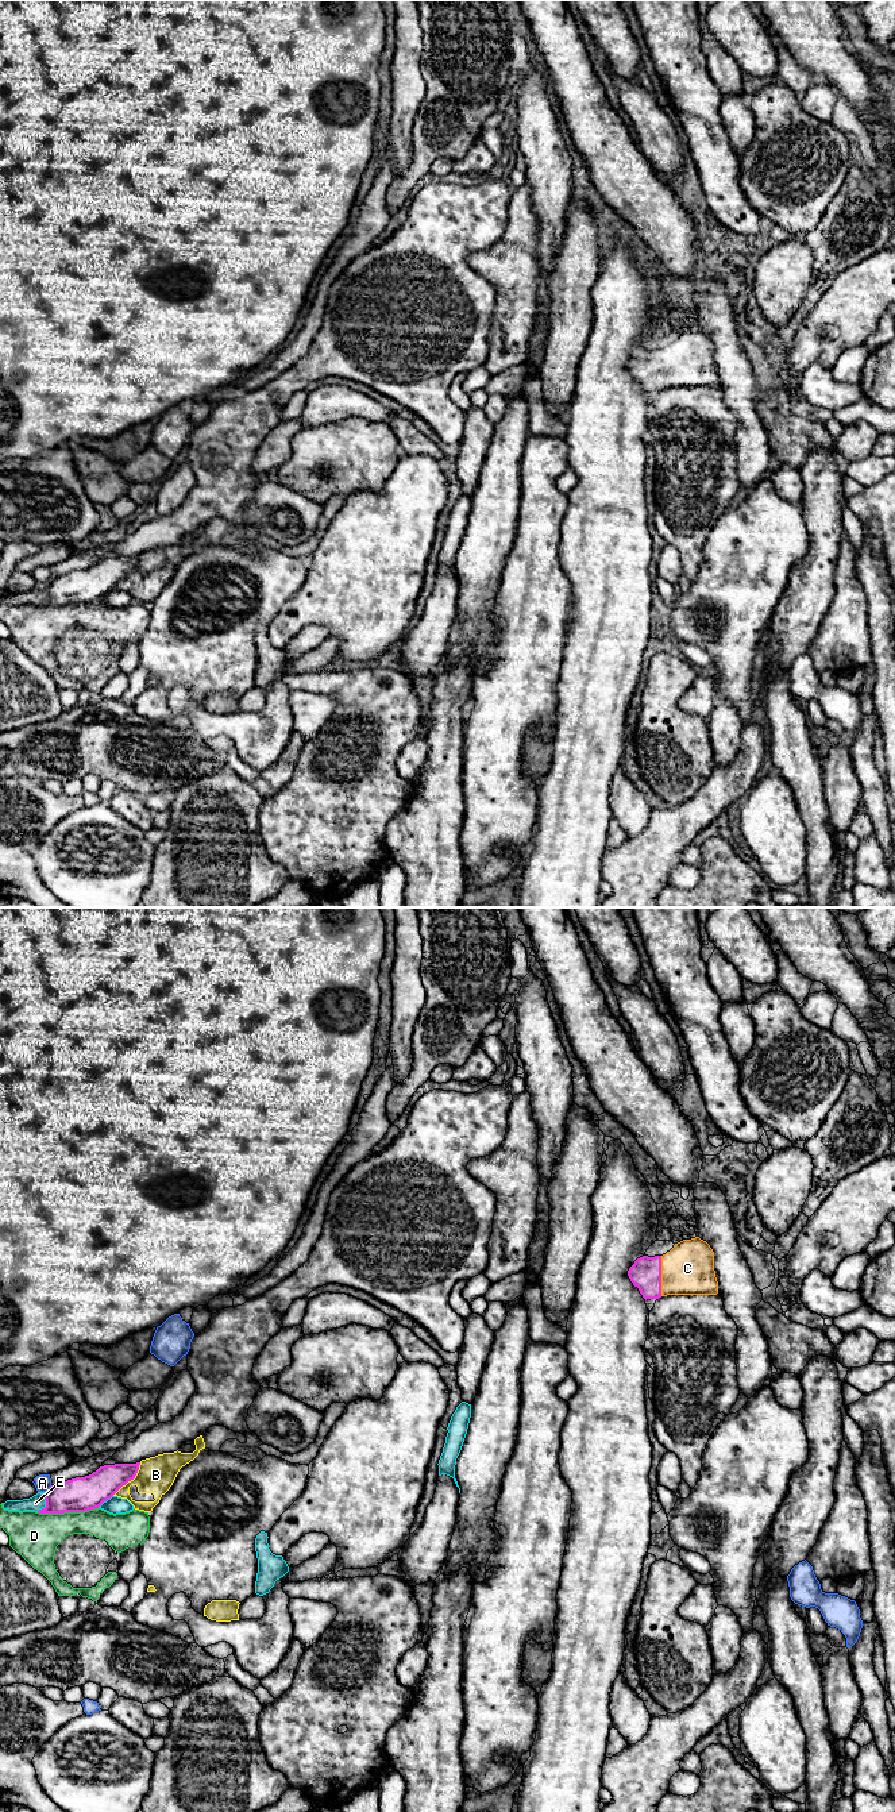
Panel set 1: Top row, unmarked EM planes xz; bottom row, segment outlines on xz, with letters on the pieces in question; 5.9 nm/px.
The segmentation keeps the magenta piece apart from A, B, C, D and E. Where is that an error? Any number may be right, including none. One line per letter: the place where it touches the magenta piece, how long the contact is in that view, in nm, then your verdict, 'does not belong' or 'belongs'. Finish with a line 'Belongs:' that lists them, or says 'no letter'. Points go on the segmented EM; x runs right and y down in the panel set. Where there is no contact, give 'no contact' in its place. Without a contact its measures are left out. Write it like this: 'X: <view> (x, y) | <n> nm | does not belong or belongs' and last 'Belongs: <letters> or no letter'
A: xz (47, 1489) | 60 nm | does not belong
B: xz (130, 1480) | 260 nm | does not belong
C: xz (660, 1276) | 240 nm | belongs
D: xz (68, 1511) | 360 nm | does not belong
E: xz (46, 1503) | 130 nm | does not belong
Belongs: C

